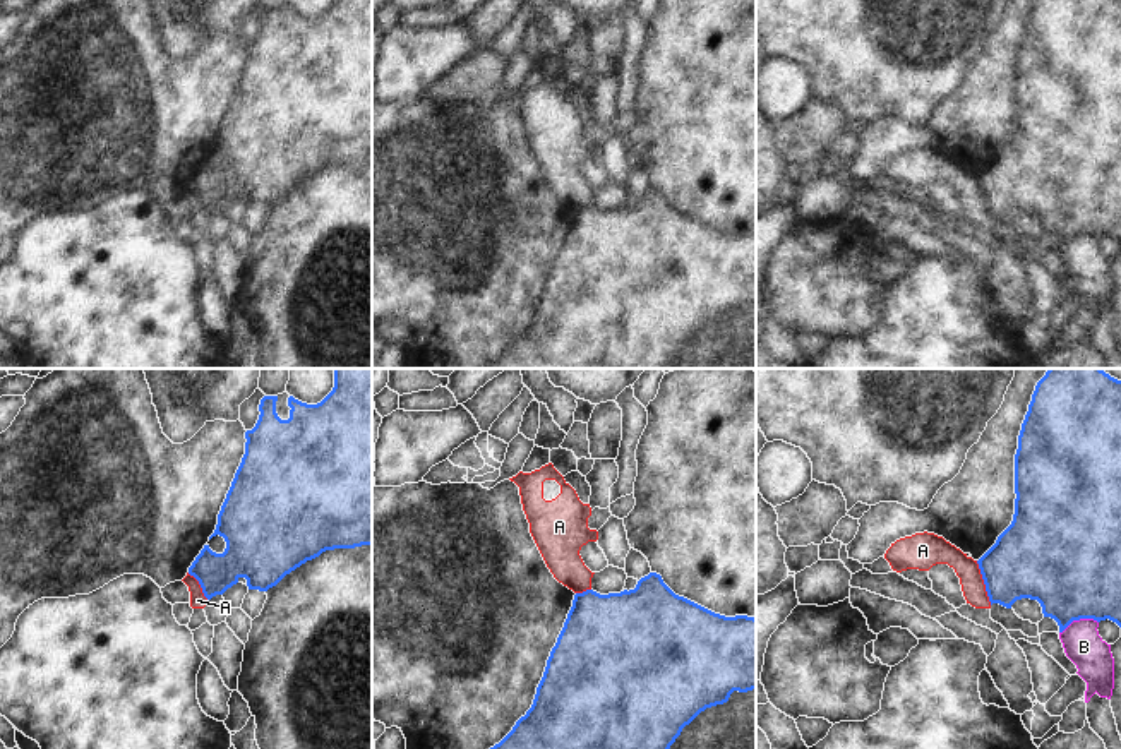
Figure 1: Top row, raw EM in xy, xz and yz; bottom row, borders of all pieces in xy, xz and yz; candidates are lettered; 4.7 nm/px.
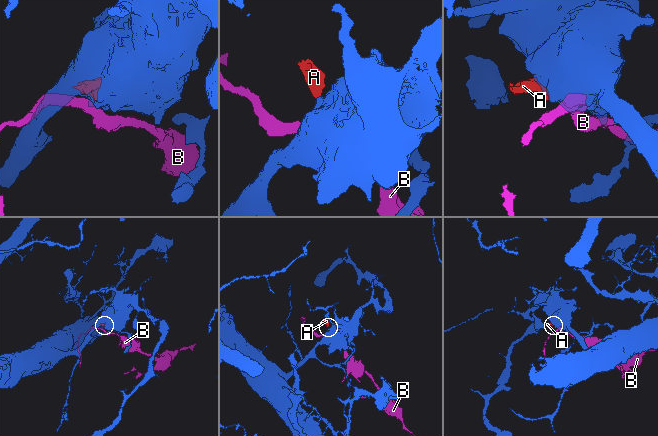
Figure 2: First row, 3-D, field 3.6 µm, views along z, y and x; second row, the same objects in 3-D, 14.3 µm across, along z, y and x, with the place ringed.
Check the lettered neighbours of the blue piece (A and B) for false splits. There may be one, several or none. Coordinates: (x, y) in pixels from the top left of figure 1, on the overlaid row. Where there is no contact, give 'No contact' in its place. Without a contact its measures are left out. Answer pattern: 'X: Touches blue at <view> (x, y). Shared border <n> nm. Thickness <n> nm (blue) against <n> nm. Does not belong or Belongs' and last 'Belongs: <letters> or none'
A: Touches blue at yz (984, 583). Shared border 220 nm. Thickness 360 nm (blue) against 110 nm. Does not belong
B: Touches blue at yz (1079, 619). Shared border 190 nm. Thickness 460 nm (blue) against 180 nm. Does not belong
Belongs: none

